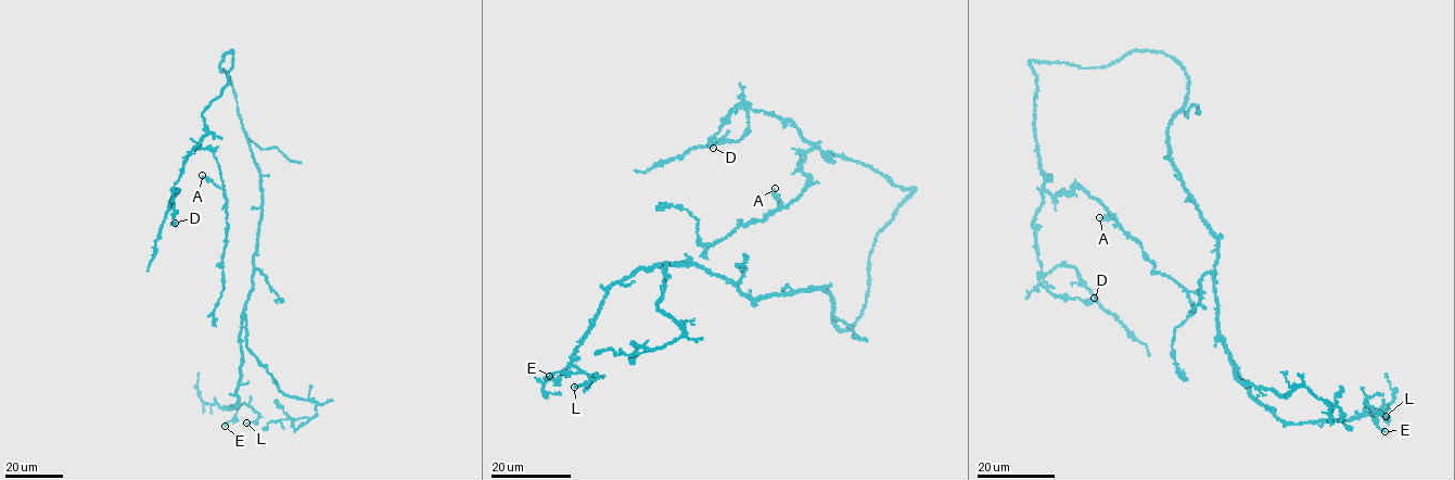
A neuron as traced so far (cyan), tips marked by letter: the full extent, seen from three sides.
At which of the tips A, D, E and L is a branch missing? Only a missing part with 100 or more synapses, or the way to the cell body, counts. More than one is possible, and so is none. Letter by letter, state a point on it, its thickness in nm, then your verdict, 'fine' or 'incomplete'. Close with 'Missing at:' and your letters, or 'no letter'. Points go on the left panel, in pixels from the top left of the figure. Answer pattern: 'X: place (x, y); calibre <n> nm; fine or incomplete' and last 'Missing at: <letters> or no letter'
A: place (202, 175); calibre 130 nm; fine
D: place (175, 223); calibre 170 nm; fine
E: place (225, 426); calibre 220 nm; fine
L: place (246, 422); calibre 120 nm; fine
Missing at: no letter

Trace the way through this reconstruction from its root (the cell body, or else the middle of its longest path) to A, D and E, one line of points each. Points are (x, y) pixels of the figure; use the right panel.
A: (1179, 63), (1137, 50), (1101, 67), (1030, 61), (1044, 188), (1064, 194), (1080, 186), (1117, 218), (1099, 217)
D: (1179, 63), (1137, 50), (1101, 67), (1030, 61), (1044, 176), (1033, 224), (1039, 282), (1057, 297), (1094, 298)
E: (1179, 63), (1170, 159), (1217, 240), (1237, 375), (1286, 422), (1366, 404), (1385, 431)

